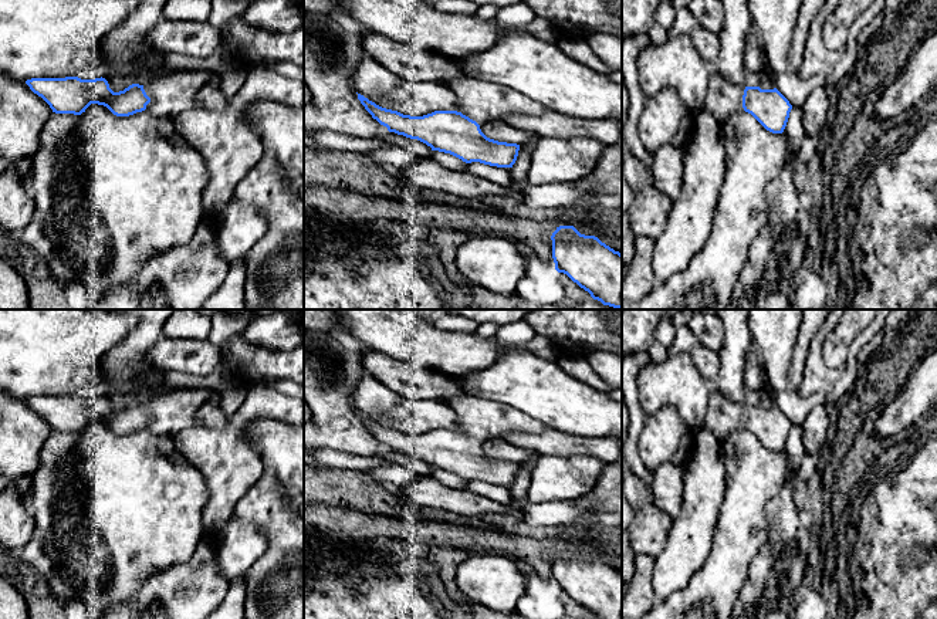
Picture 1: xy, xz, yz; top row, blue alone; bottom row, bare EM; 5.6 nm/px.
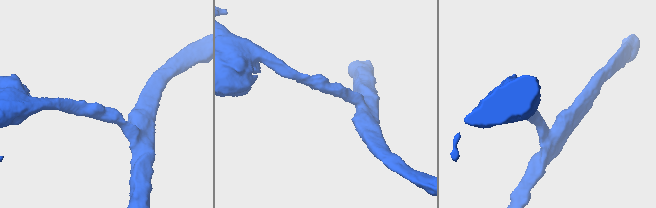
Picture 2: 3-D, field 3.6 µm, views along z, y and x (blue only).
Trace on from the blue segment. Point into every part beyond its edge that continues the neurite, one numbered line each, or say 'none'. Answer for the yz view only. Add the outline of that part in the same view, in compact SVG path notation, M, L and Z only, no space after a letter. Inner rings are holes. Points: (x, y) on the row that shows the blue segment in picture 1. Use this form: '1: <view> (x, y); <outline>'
1: yz (723, 100); M713 68L707 88L706 109L720 125L731 115L744 111L743 95L745 87L745 84L735 85L728 82Z

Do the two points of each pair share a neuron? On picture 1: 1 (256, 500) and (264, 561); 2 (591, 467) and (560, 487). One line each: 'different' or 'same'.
1: same
2: same

